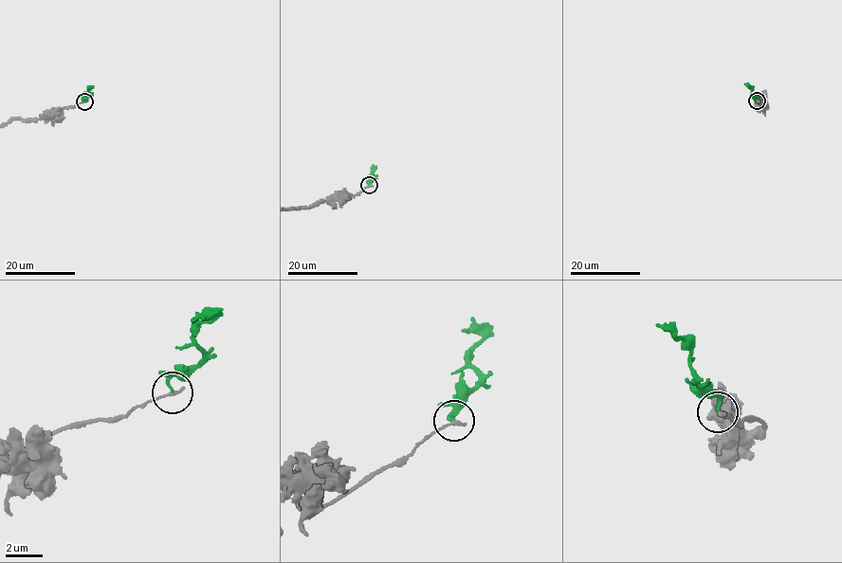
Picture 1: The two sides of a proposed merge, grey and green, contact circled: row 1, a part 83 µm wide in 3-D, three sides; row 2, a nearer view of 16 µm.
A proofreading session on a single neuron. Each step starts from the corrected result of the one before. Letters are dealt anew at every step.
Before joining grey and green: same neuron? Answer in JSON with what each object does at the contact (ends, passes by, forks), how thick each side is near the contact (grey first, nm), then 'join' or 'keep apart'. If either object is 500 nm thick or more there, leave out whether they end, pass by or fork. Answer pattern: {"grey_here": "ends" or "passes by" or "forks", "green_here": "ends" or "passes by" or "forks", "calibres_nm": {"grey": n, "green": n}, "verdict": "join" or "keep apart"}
{"grey_here": "ends", "green_here": "ends", "calibres_nm": {"grey": 190, "green": 180}, "verdict": "keep apart"}

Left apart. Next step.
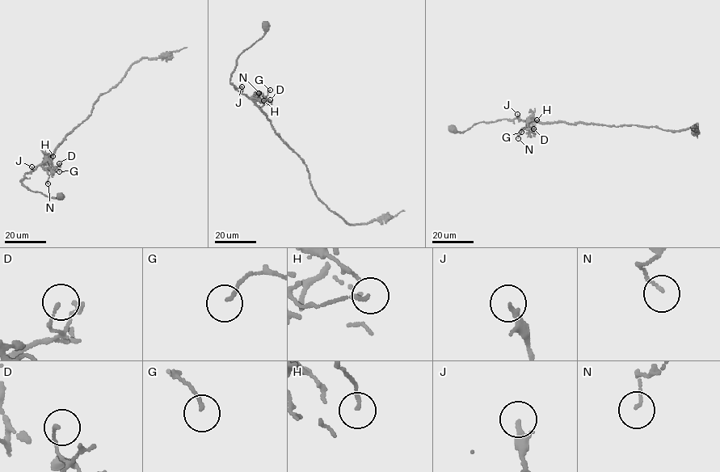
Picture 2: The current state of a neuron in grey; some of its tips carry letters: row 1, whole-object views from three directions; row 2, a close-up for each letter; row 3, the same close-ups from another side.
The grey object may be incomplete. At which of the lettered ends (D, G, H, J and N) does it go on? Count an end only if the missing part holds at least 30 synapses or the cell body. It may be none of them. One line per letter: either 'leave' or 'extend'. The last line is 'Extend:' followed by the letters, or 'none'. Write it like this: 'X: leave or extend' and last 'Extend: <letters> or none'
D: leave
G: leave
H: leave
J: leave
N: leave
Extend: none

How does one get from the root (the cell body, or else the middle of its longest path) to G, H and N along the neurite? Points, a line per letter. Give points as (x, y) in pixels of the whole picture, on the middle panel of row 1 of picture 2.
G: (266, 26), (267, 28), (262, 37), (238, 56), (230, 82), (249, 98), (259, 93), (265, 96), (270, 90)
H: (266, 26), (267, 28), (262, 37), (238, 56), (230, 79), (242, 93), (249, 98), (259, 94), (263, 100)
N: (266, 26), (267, 28), (262, 37), (238, 56), (230, 79), (233, 87), (249, 98), (257, 98), (258, 93)

